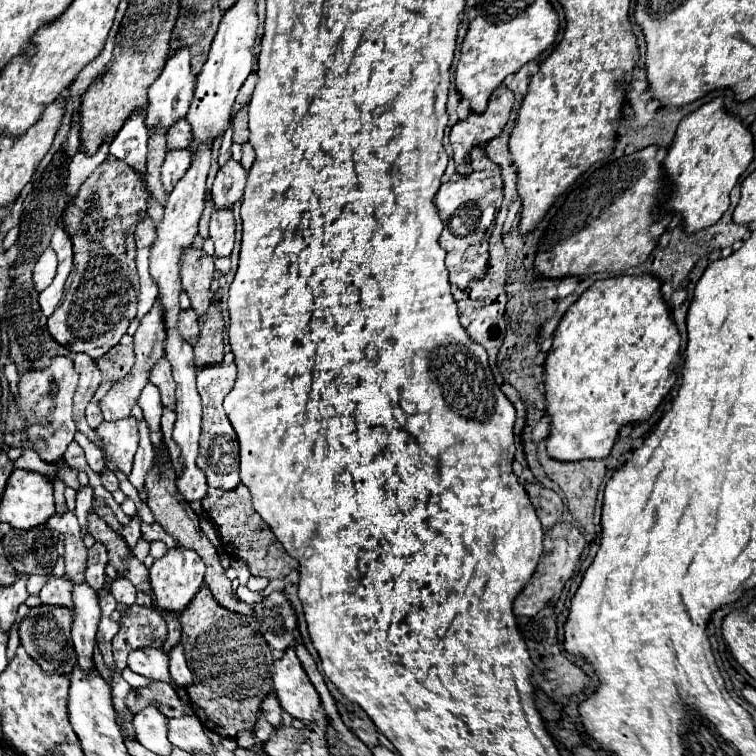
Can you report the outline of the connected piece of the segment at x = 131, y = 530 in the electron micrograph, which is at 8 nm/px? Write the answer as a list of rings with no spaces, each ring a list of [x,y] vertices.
[[[133,516],[131,518],[131,522],[123,528],[123,538],[125,538],[125,542],[129,544],[129,548],[133,550],[133,546],[135,546],[135,542],[141,538],[141,532],[139,532],[139,526],[141,526],[141,518],[139,516]]]

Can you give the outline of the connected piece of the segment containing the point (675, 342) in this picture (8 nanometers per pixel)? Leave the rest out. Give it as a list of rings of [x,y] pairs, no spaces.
[[[641,274],[641,276],[615,276],[615,278],[605,278],[605,280],[595,280],[583,294],[581,298],[569,306],[565,316],[561,318],[557,332],[553,336],[553,346],[547,352],[545,358],[545,402],[547,402],[547,412],[551,414],[551,432],[547,440],[547,452],[551,458],[569,462],[569,460],[581,460],[581,458],[605,458],[611,452],[611,446],[617,438],[617,432],[621,426],[629,422],[639,422],[649,418],[659,402],[667,396],[671,386],[677,380],[681,356],[679,356],[679,344],[681,344],[681,334],[671,318],[671,310],[663,300],[661,294],[661,280],[653,274]]]

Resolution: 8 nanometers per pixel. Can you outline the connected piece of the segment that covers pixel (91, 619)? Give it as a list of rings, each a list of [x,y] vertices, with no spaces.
[[[73,582],[73,624],[71,638],[77,652],[77,662],[83,670],[93,664],[93,642],[101,620],[97,592],[87,582]]]

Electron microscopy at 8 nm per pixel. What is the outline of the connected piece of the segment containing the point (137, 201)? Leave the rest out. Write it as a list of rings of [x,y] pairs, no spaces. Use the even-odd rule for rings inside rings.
[[[107,156],[93,174],[81,184],[79,194],[71,198],[61,218],[61,224],[71,236],[73,242],[73,270],[65,282],[65,290],[57,310],[49,316],[47,328],[57,338],[57,342],[65,344],[71,352],[85,352],[93,360],[101,358],[107,350],[119,344],[121,336],[127,332],[129,322],[137,314],[137,296],[139,296],[139,276],[135,270],[135,228],[141,220],[145,220],[149,204],[149,194],[141,174],[127,166],[123,160]]]

